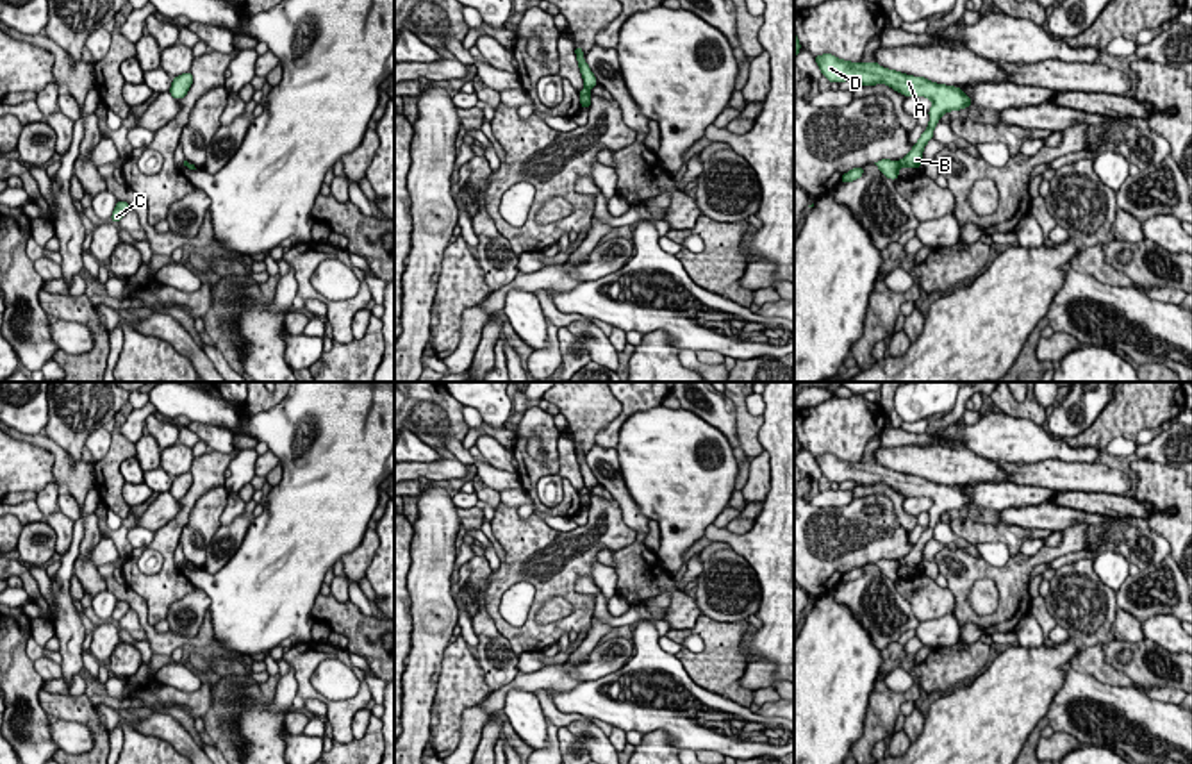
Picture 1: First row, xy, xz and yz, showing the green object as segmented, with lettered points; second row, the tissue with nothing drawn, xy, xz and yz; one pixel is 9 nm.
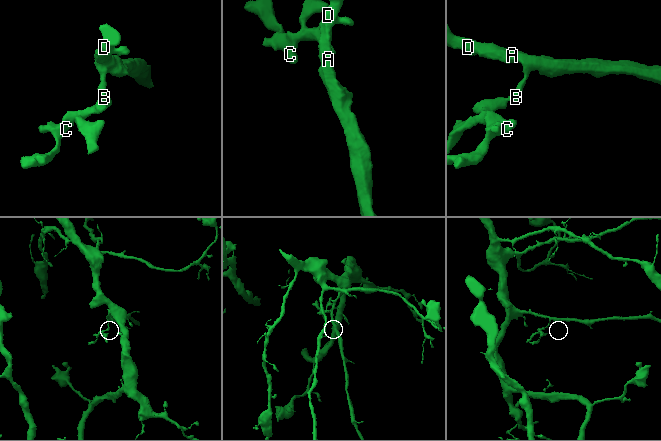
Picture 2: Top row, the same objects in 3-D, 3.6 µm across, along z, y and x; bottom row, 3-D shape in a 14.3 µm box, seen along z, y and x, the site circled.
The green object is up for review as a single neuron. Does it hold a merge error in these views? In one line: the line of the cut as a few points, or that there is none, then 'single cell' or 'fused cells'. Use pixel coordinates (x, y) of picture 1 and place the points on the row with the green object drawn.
cut yz (898, 161), (902, 165); fused cells

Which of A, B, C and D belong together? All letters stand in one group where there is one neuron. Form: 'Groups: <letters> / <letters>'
Groups: A B D / C

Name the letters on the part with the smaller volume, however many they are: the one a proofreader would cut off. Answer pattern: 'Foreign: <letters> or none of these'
Foreign: C

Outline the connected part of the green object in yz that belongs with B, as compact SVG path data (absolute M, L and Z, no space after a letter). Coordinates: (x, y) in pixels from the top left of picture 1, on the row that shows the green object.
M832 54L814 55L819 64L821 73L830 82L853 80L857 86L876 86L880 82L890 86L898 93L908 96L926 96L933 102L930 107L928 129L921 134L919 141L908 152L906 157L899 161L901 166L921 168L923 150L926 143L933 137L933 129L940 116L949 111L960 111L973 105L971 98L962 93L960 87L935 84L924 77L912 77L894 70L887 70L874 61L871 62L849 62L842 61Z

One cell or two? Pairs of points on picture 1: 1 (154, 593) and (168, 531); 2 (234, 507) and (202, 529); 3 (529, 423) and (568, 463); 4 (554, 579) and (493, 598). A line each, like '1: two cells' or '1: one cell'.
1: one cell
2: two cells
3: two cells
4: one cell

